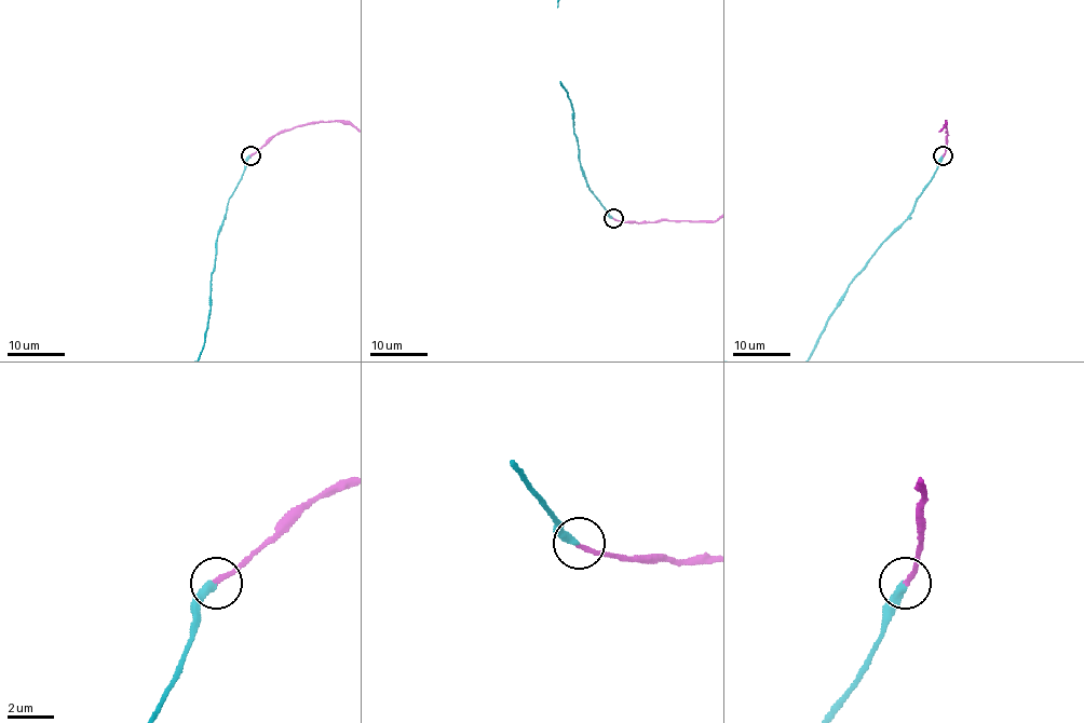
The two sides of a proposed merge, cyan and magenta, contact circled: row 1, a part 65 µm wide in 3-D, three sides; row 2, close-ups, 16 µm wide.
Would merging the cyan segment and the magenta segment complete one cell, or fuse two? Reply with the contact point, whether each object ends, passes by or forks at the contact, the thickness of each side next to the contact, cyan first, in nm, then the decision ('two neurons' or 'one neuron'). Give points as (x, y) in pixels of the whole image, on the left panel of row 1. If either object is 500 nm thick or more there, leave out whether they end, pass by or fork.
place (251, 155); cyan ends; magenta ends; calibres 320 and 220 nm; one neuron

